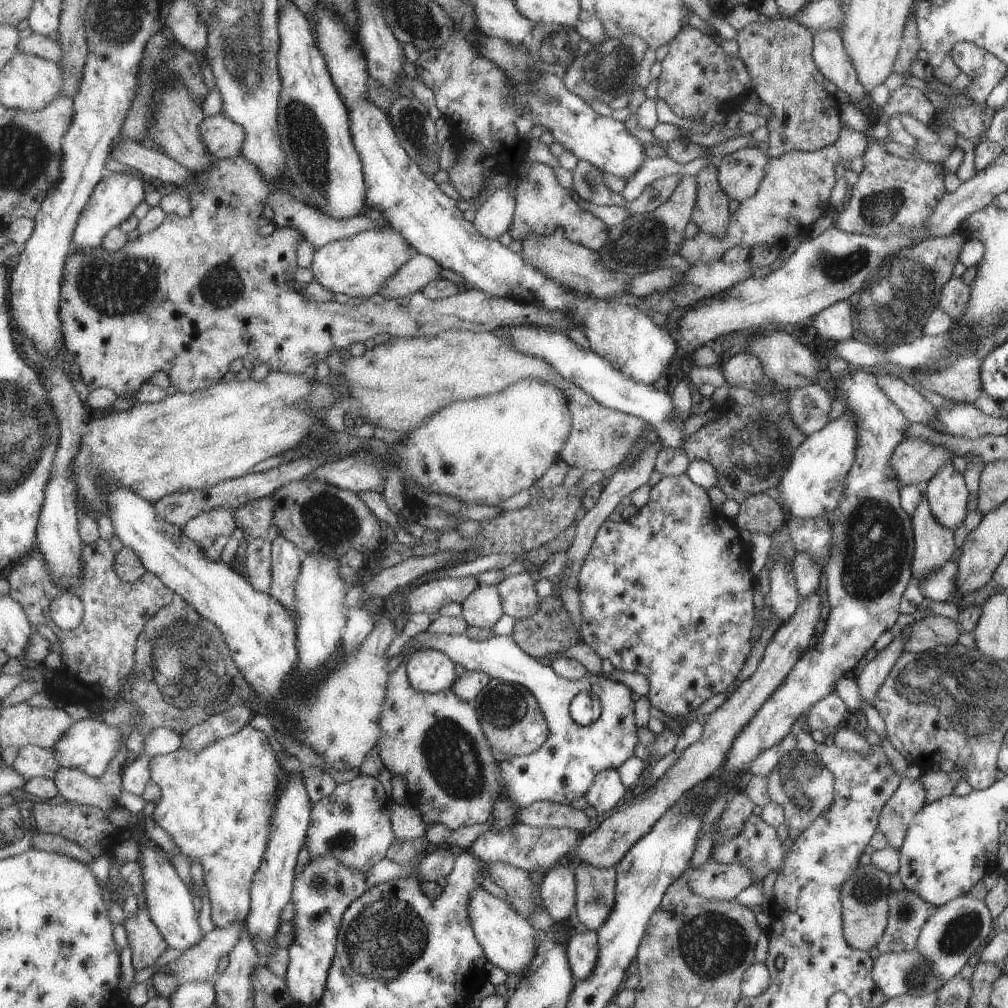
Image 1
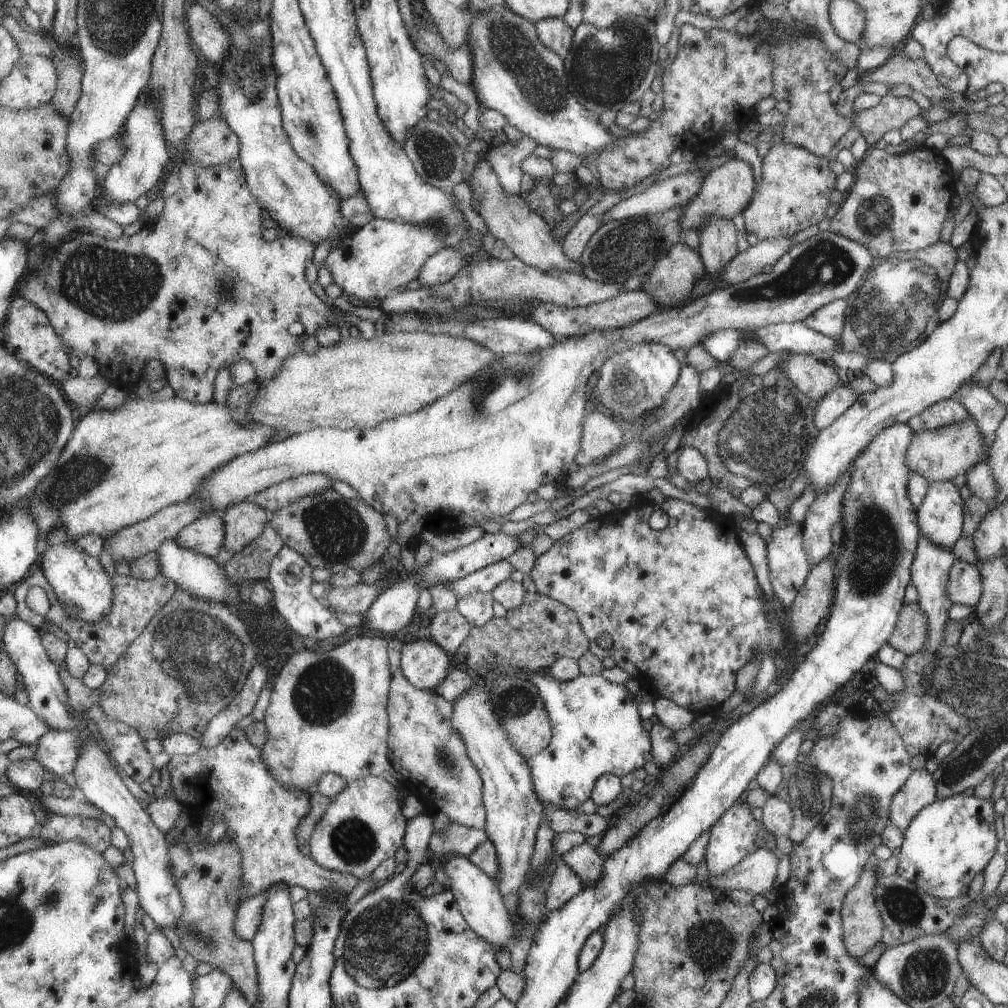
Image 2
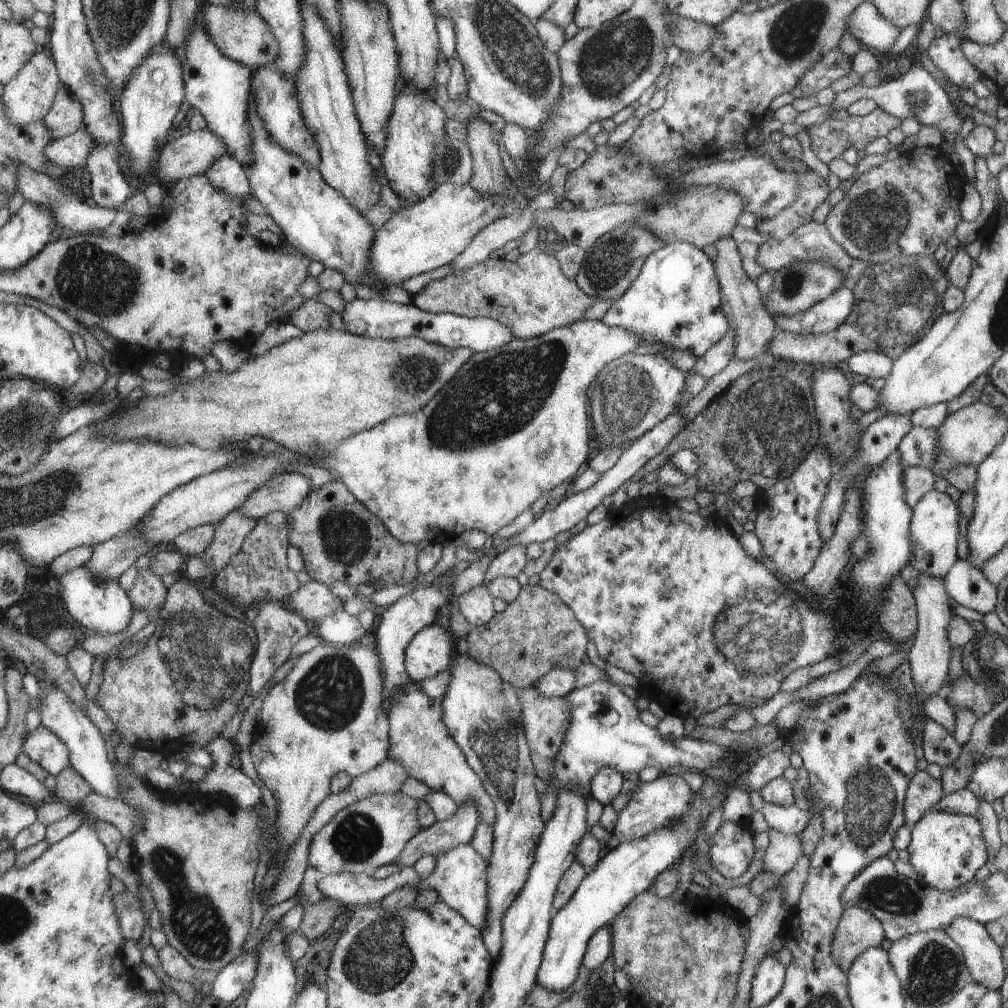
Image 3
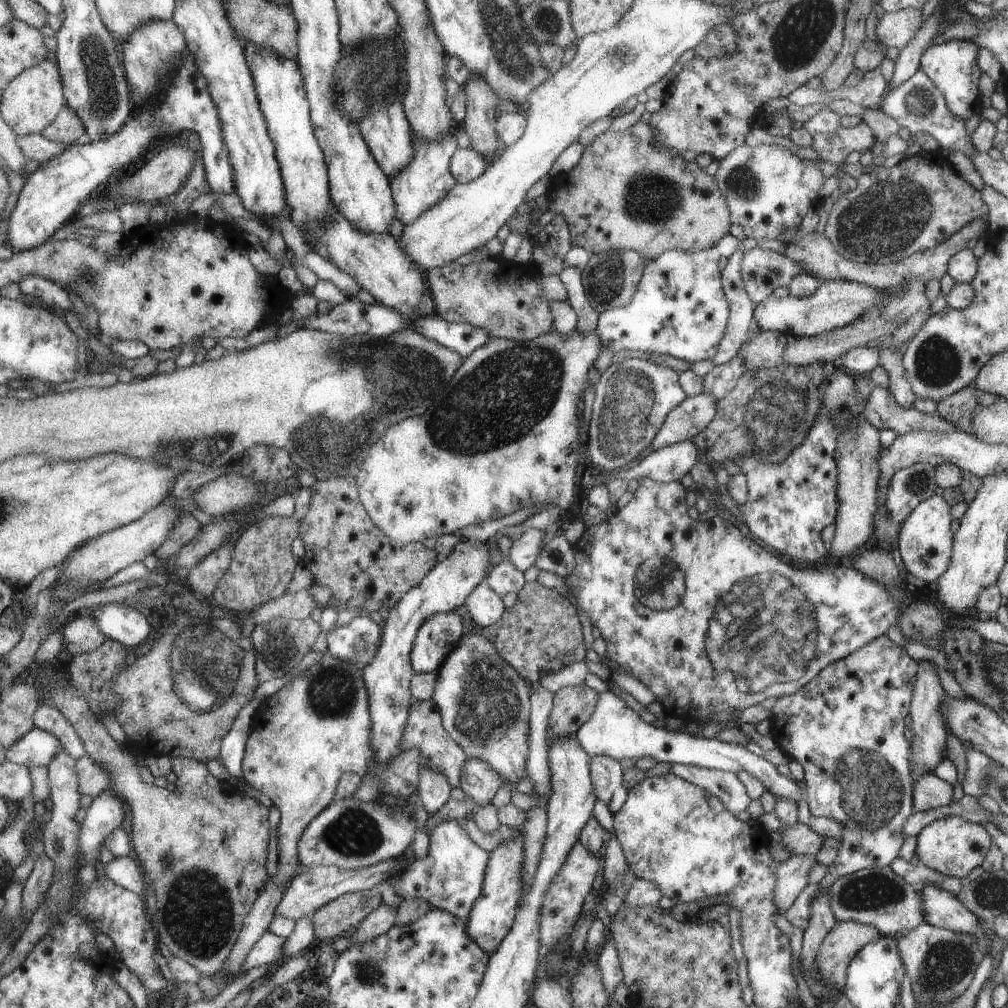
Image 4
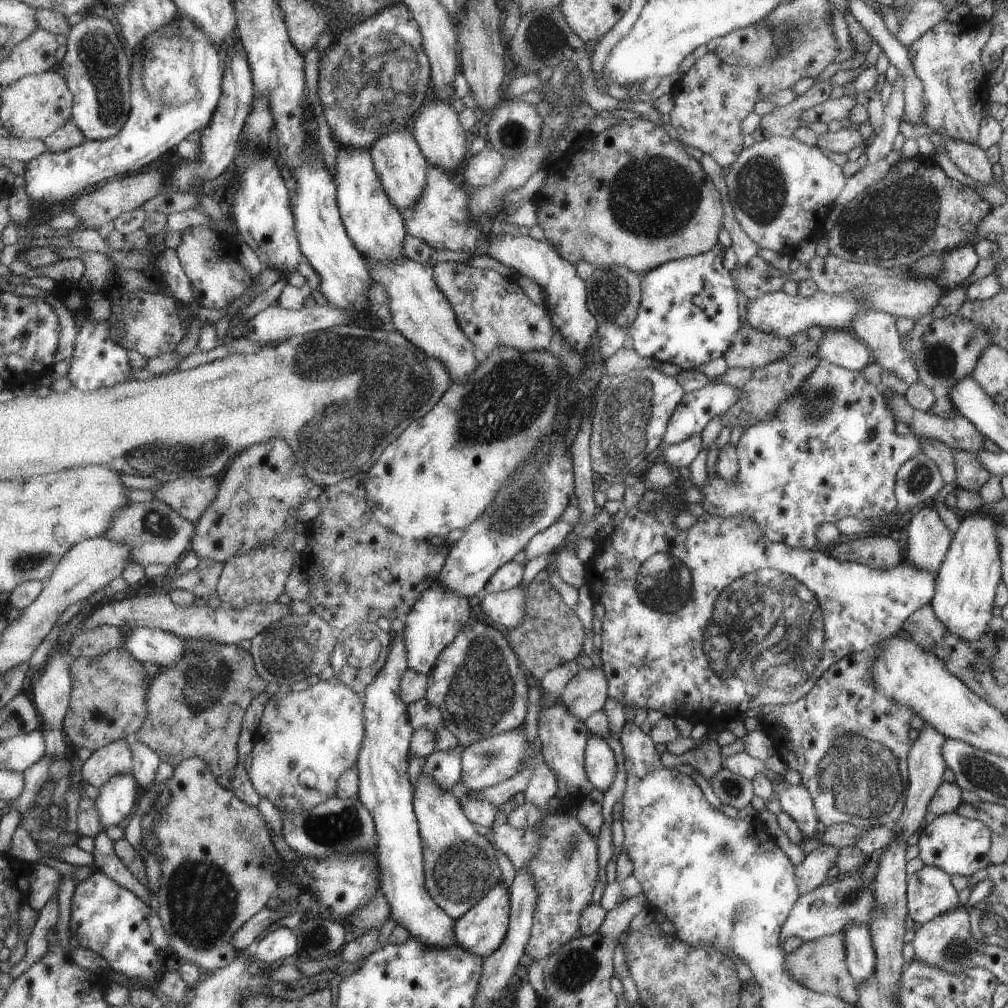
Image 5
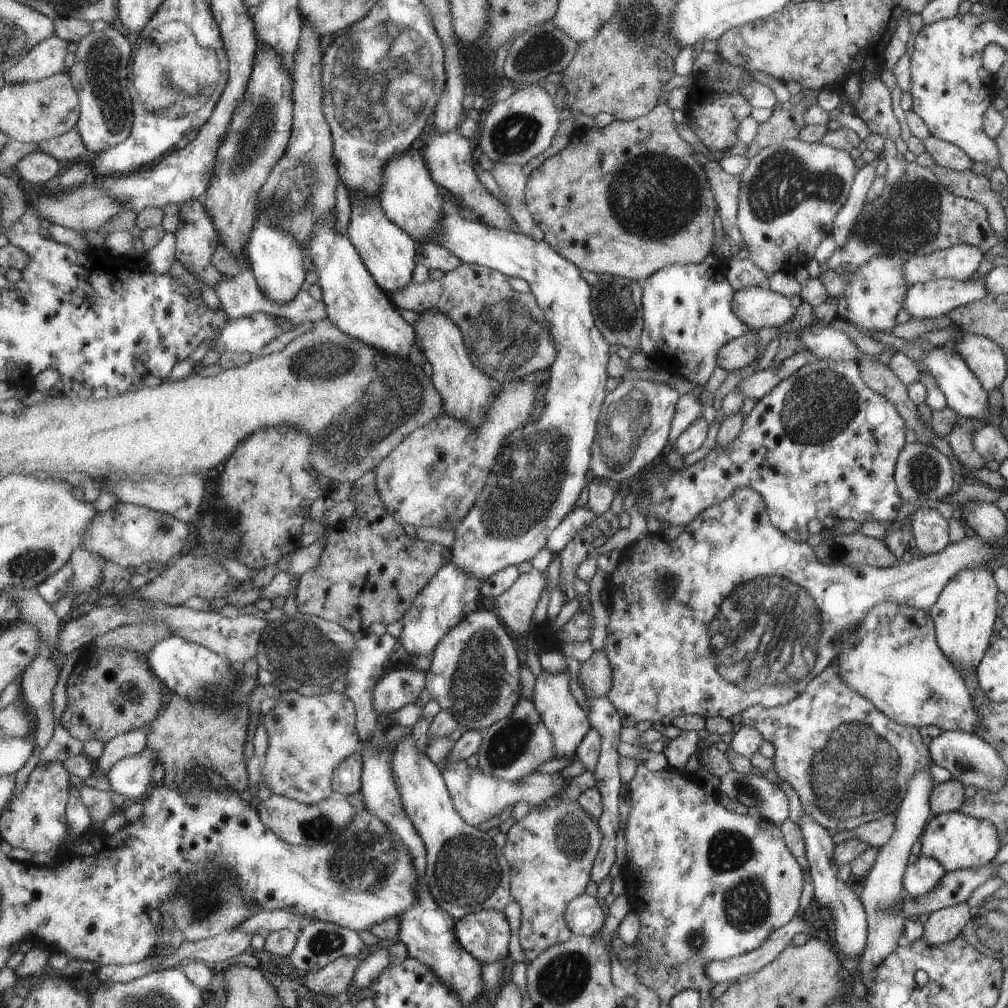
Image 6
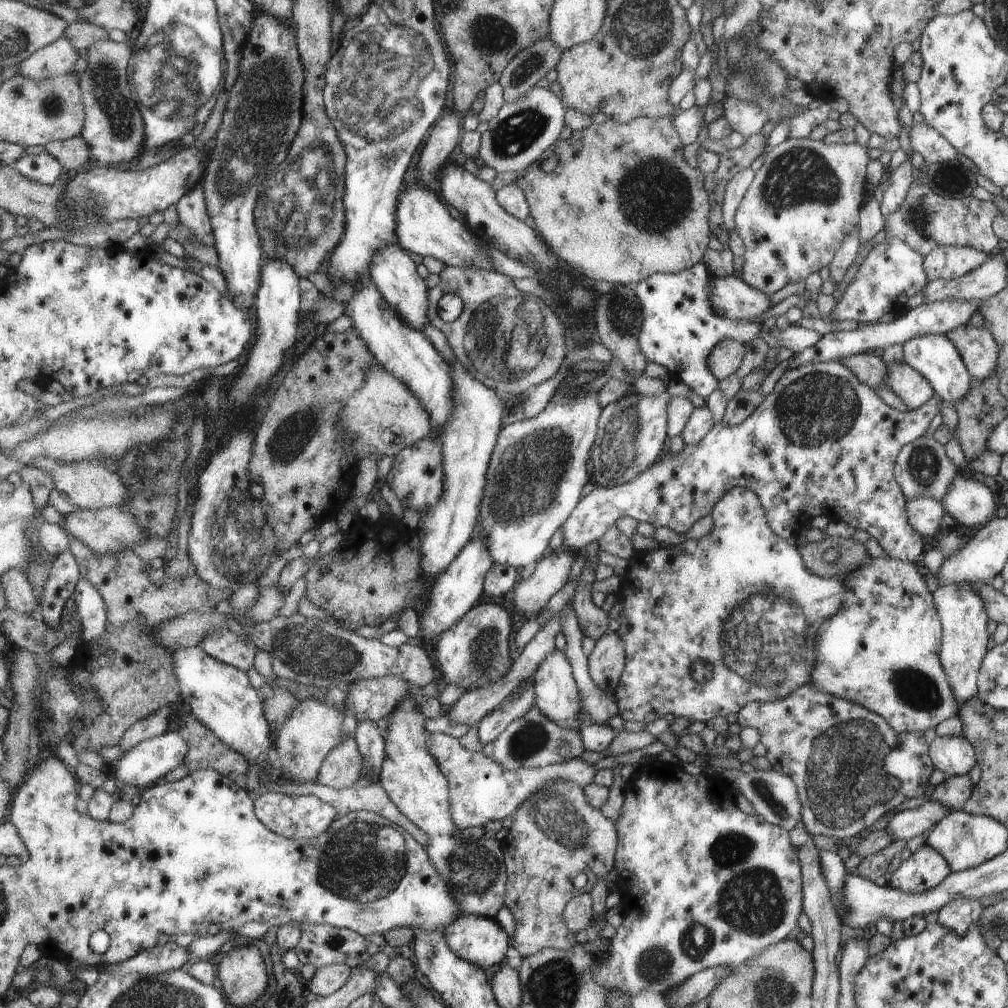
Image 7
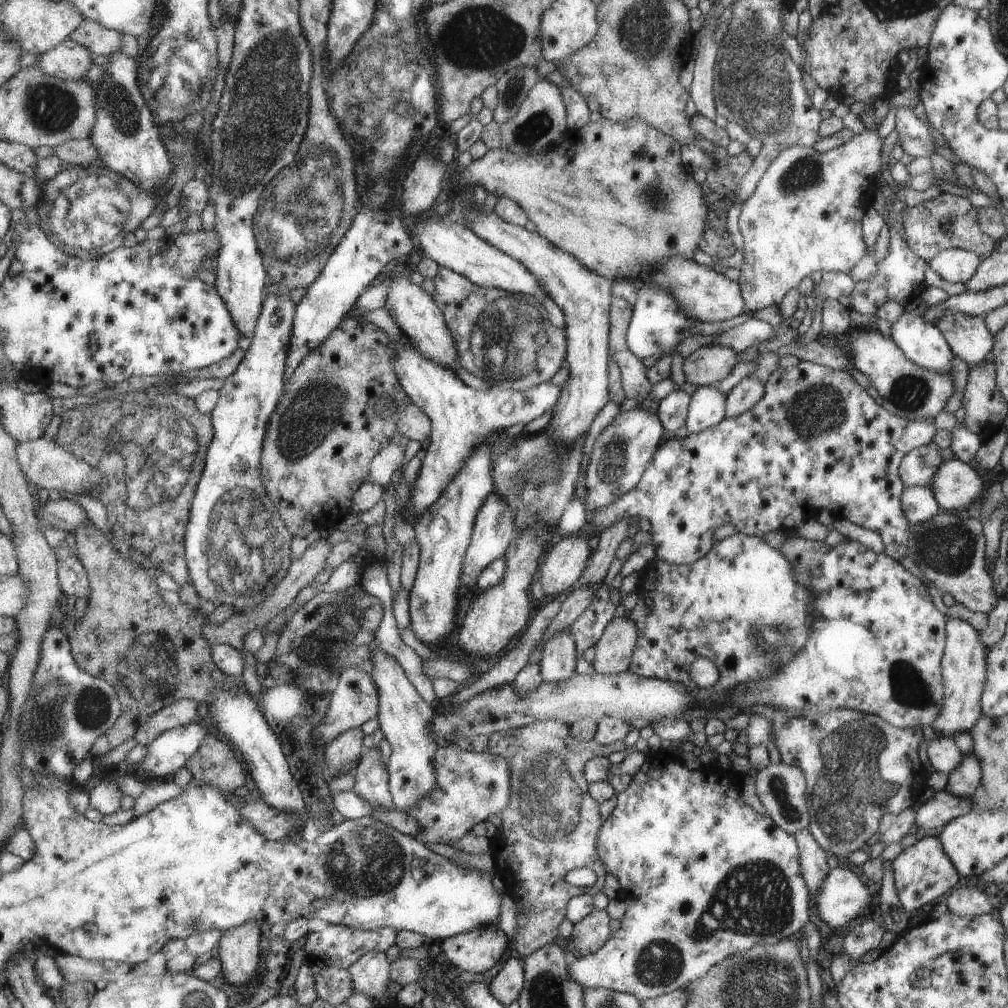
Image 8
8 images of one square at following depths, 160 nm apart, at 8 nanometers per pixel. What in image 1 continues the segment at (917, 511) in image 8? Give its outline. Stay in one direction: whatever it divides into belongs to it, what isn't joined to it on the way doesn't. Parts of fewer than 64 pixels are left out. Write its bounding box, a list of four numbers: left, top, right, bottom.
[926,462,969,531]

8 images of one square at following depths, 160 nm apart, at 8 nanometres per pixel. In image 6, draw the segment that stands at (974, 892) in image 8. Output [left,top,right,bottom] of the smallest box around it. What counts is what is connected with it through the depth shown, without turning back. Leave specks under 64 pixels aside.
[922,902,975,946]

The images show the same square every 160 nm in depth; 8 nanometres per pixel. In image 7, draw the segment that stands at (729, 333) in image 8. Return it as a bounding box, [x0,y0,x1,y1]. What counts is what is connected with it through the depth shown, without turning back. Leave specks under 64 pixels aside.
[759,325,821,353]

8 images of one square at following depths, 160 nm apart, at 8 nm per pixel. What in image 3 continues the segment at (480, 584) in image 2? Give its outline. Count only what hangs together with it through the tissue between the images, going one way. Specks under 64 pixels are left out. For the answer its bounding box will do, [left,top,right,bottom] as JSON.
[483,543,527,584]

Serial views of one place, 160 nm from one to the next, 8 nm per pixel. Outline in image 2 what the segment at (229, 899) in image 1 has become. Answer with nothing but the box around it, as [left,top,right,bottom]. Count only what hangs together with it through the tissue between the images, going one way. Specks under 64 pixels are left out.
[147,728,362,902]

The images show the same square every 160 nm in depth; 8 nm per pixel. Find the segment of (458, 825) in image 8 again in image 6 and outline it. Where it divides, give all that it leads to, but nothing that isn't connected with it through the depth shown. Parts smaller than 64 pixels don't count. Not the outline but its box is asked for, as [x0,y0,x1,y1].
[426,738,568,827]

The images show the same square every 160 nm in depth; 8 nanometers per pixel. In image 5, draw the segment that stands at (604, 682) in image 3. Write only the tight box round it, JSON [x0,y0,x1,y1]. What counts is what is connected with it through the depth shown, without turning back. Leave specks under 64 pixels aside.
[773,778,820,838]

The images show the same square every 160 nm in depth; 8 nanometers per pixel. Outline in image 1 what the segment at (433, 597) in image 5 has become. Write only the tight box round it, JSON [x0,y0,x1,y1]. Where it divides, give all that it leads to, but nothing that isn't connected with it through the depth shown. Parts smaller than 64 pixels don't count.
[409,649,452,693]

